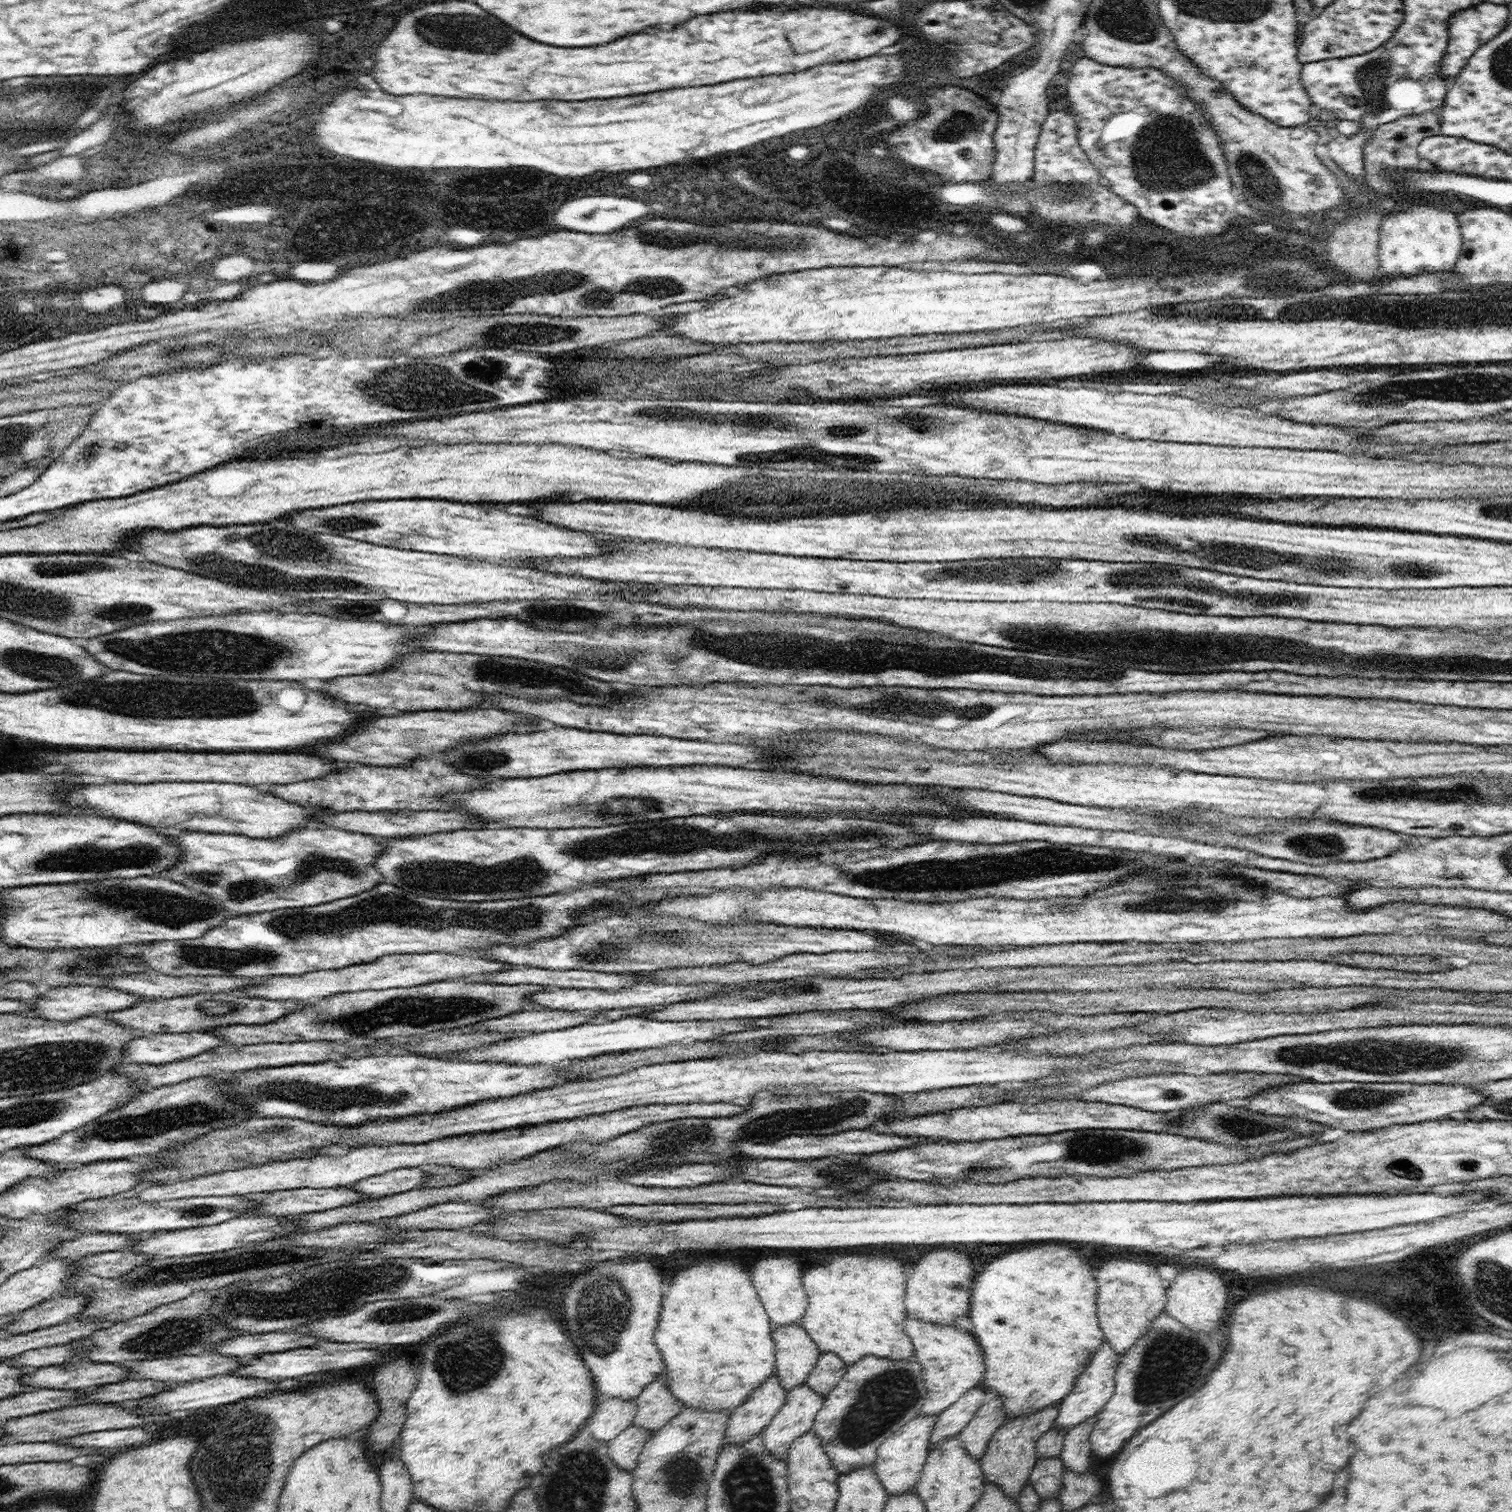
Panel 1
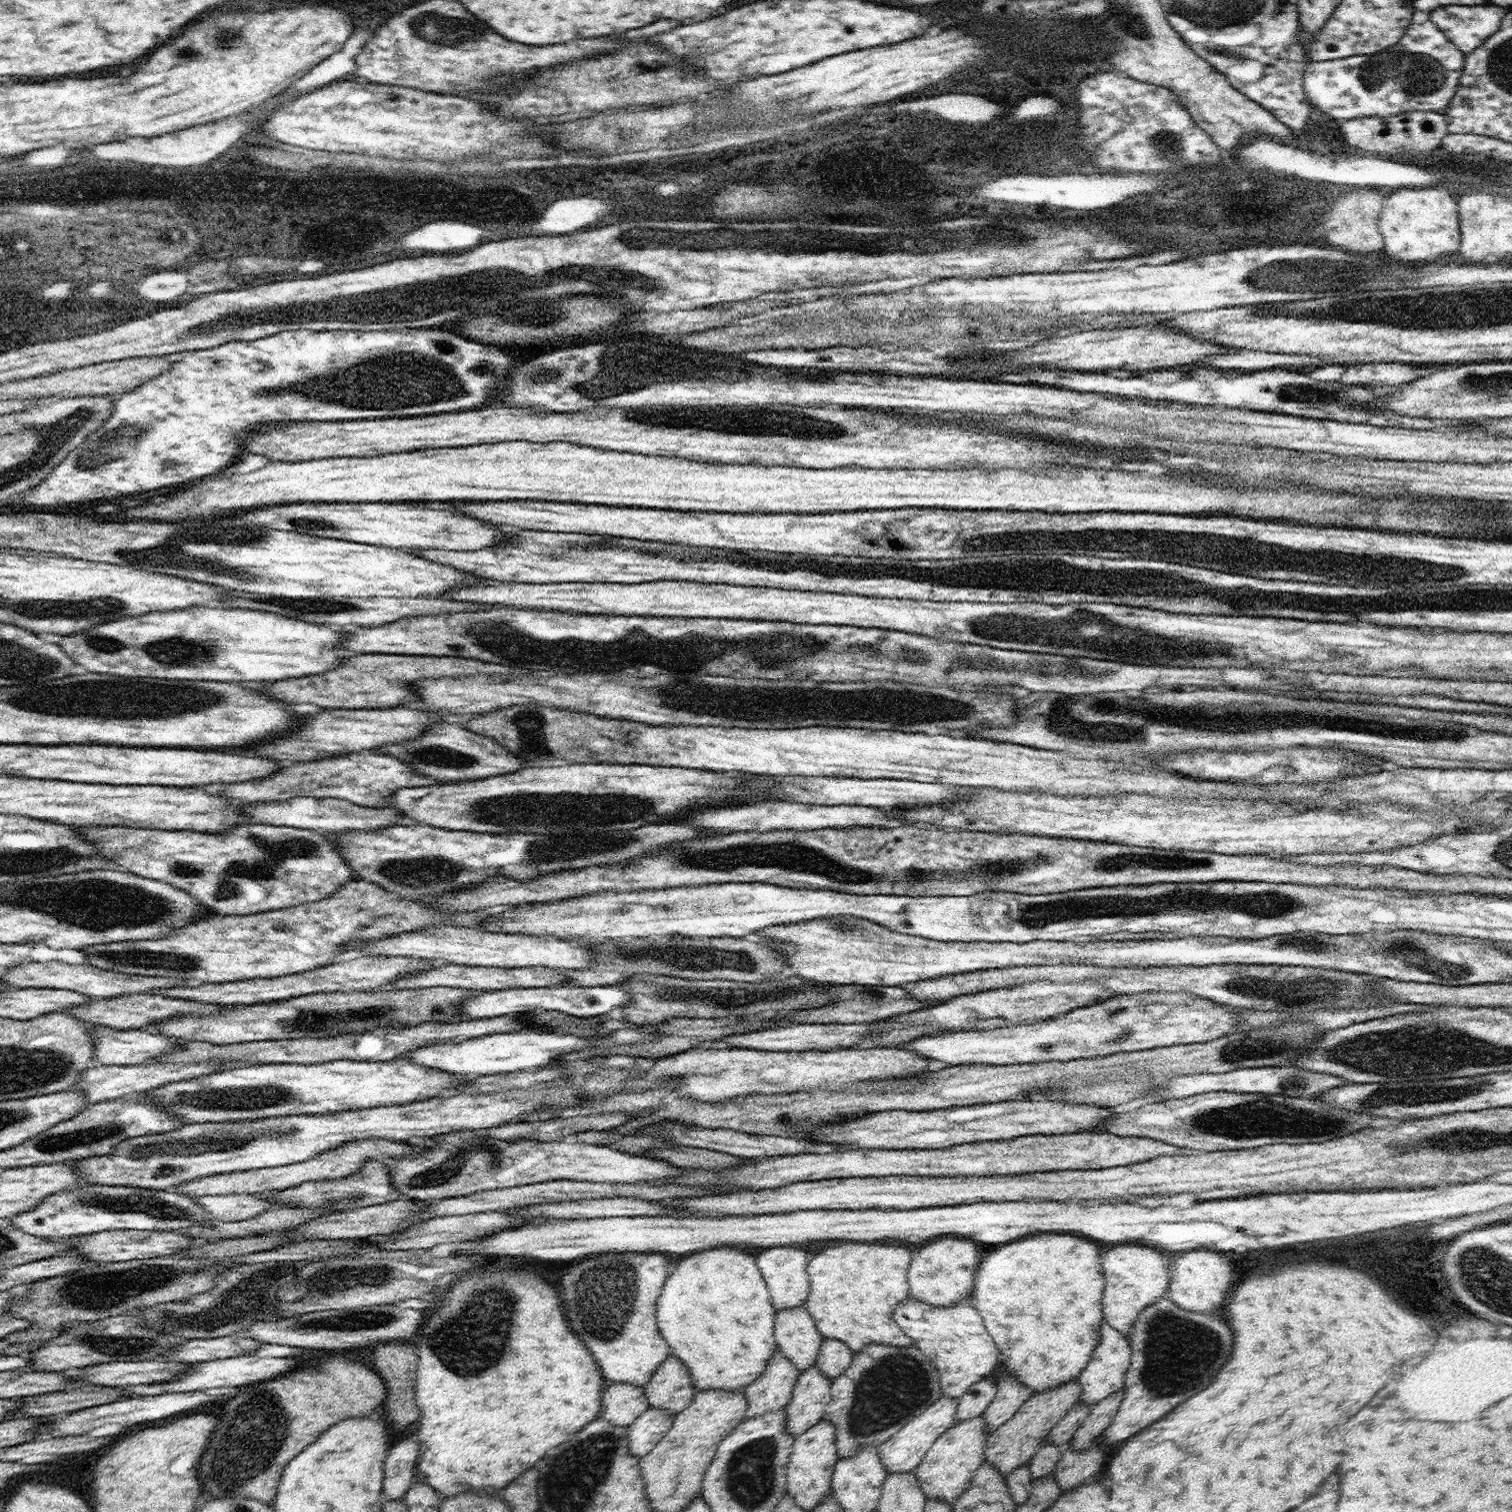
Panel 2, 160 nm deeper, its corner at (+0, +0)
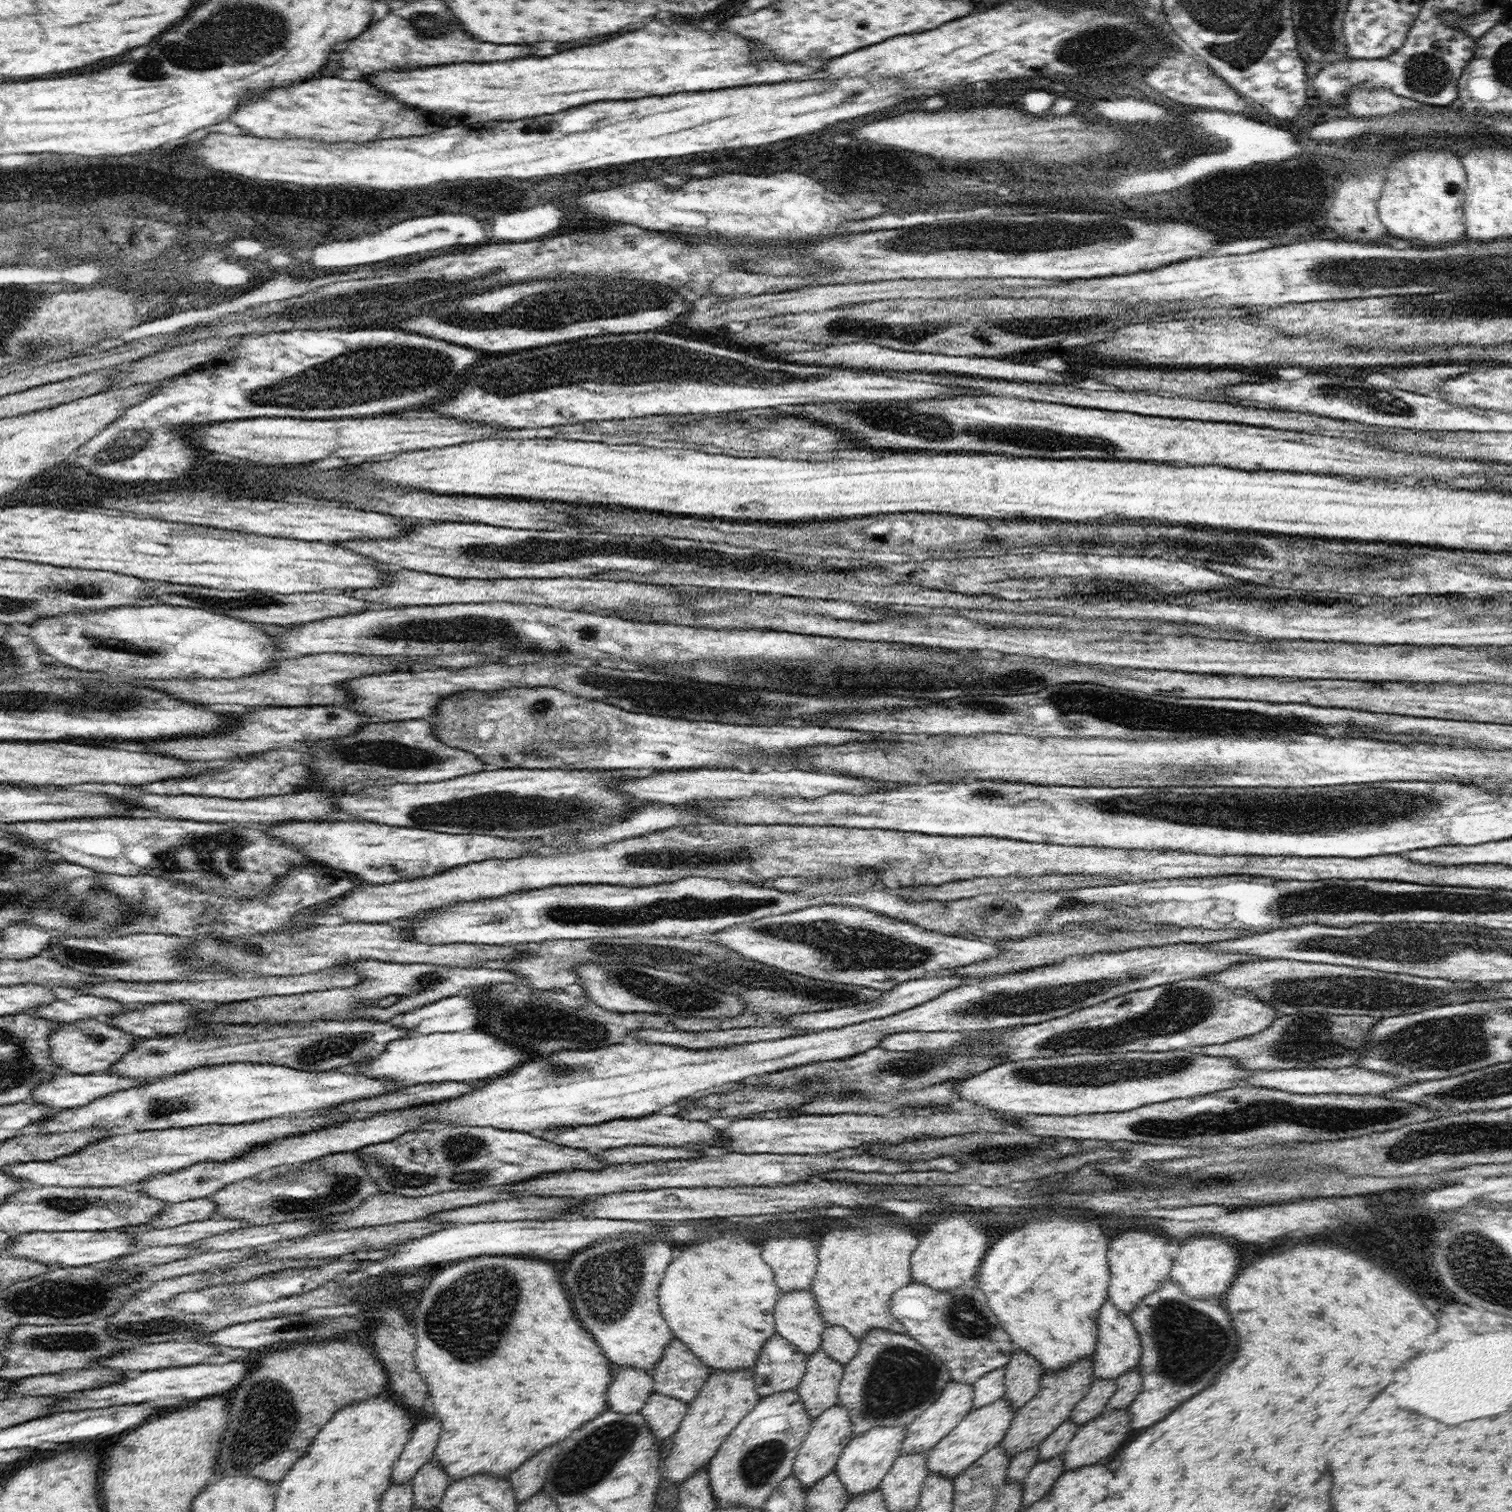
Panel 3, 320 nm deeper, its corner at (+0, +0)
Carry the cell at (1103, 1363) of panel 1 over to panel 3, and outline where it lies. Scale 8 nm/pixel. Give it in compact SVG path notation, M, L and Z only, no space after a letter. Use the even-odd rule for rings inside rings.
M1106 1299L1098 1316L1098 1340L1093 1352L1093 1377L1096 1379L1117 1379L1119 1374L1138 1366L1142 1356L1139 1332L1132 1326L1129 1314L1123 1313L1110 1299Z

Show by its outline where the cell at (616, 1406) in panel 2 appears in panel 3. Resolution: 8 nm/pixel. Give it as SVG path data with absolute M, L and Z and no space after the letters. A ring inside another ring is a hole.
M614 1366L613 1381L607 1392L608 1409L625 1415L641 1412L647 1403L648 1397L653 1393L653 1382L651 1372L636 1367Z

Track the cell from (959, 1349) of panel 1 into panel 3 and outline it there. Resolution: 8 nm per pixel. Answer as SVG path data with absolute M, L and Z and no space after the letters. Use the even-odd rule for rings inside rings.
M976 1279L947 1291L937 1291L912 1280L894 1292L890 1304L892 1314L903 1324L905 1332L949 1368L952 1381L972 1385L987 1372L1005 1367L1017 1349L1000 1326Z

